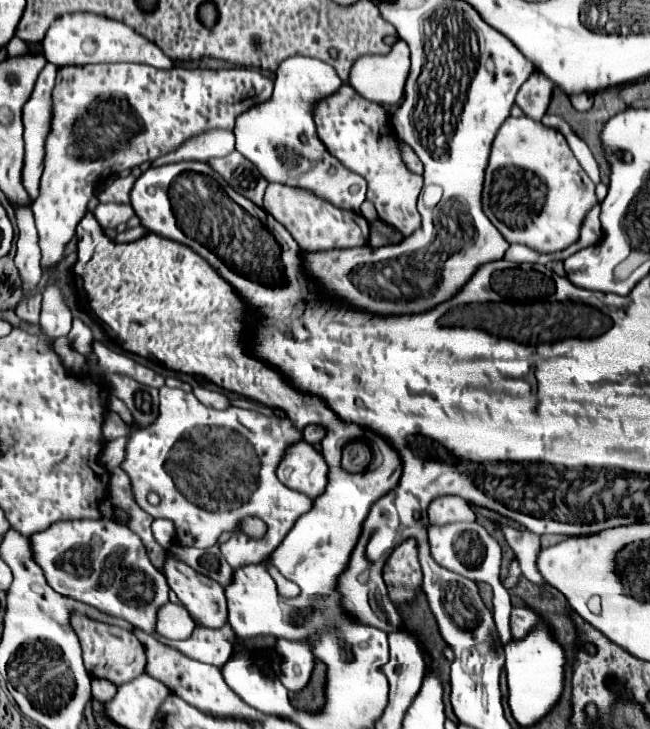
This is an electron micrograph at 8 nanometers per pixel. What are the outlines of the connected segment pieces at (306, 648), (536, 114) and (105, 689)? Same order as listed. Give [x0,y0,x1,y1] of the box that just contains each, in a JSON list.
[[275,639,313,691],[517,71,557,121],[93,679,117,701]]

